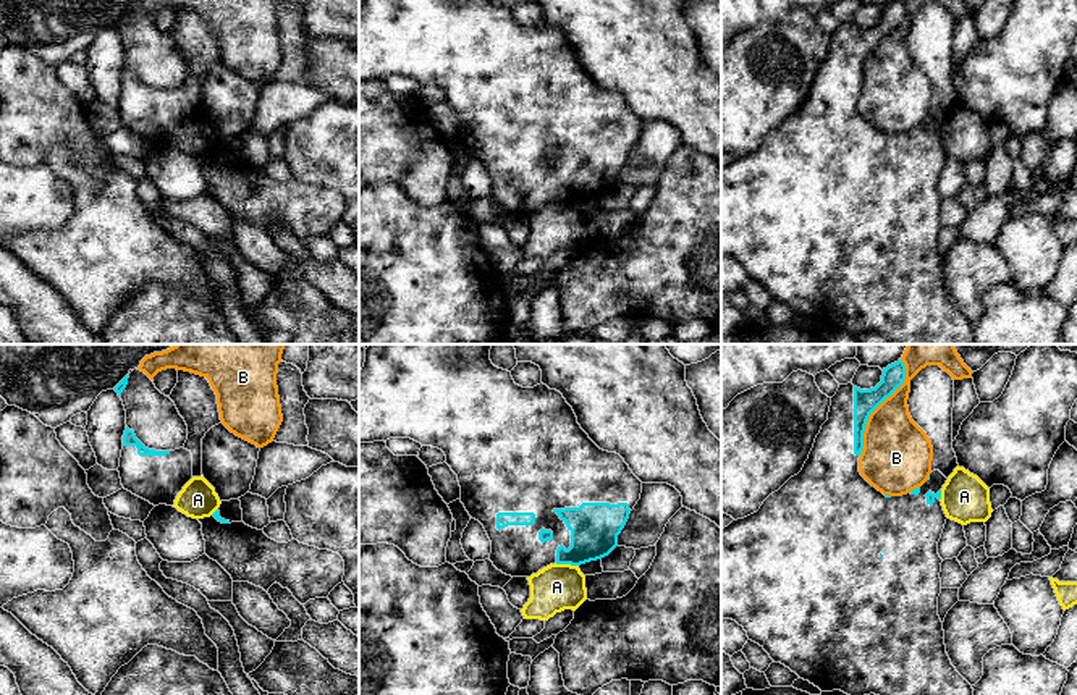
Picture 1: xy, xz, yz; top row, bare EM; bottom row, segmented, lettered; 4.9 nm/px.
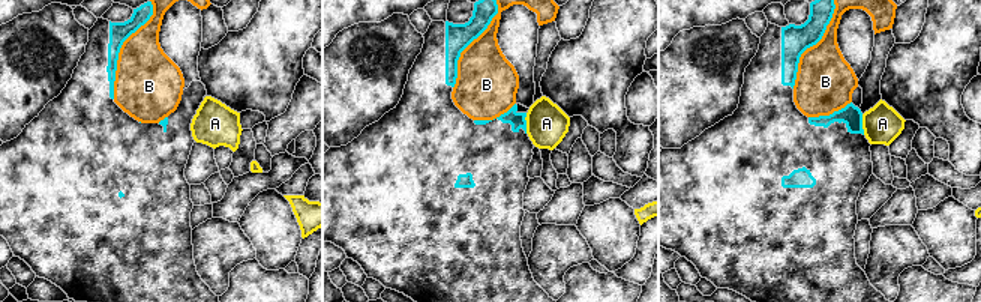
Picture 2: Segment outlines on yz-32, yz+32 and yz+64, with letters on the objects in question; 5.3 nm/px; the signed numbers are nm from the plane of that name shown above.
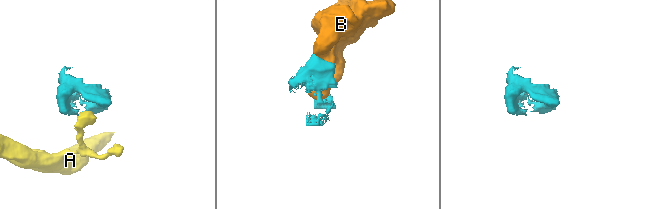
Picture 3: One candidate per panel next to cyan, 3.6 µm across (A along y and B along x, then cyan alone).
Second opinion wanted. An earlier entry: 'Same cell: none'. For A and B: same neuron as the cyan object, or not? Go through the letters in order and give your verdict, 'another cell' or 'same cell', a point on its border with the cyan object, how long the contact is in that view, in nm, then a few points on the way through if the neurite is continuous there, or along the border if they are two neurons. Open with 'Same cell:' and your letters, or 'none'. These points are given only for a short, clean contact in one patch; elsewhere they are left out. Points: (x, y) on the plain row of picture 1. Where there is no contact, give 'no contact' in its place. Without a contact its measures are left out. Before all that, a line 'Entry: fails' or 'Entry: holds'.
Entry: holds
Same cell: none
A: another cell; meets cyan in xz at (566, 201); contact 120 nm long; border along xz (555, 201), (578, 204)
B: another cell; meets cyan in yz at (875, 46); contact 500 nm long

